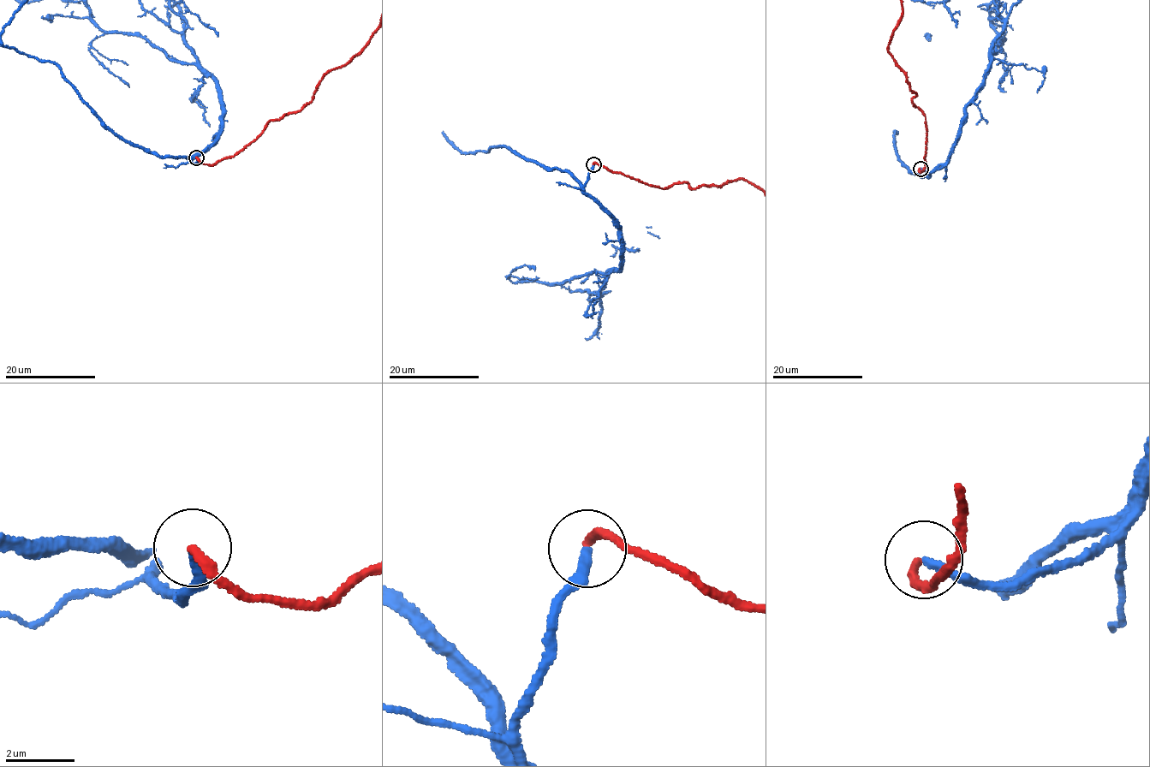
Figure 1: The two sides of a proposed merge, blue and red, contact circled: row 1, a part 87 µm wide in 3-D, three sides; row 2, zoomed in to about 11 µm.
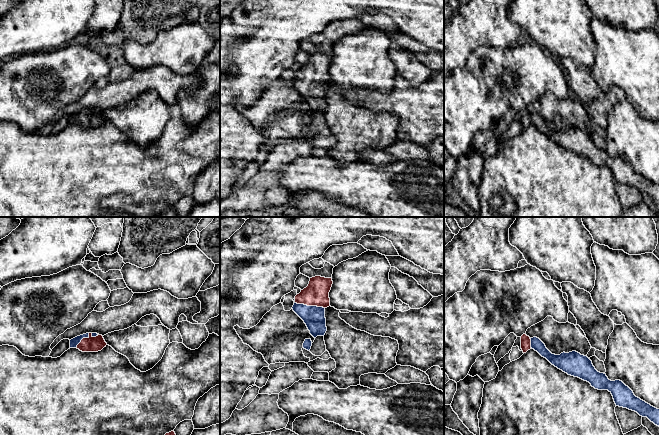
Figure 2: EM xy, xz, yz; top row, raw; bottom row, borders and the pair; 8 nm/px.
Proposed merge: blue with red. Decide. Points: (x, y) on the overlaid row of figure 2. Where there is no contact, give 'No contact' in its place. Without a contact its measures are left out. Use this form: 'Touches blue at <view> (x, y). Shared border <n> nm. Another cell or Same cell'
Touches blue at xz (310, 306). Shared border 240 nm. Same cell

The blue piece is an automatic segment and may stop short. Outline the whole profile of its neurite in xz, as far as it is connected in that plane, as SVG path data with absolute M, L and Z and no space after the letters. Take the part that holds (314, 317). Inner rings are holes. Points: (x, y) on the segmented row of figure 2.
M315 276L310 278L308 286L295 296L292 309L304 321L314 338L324 336L327 331L325 309L330 306L329 292L332 284L332 278Z

